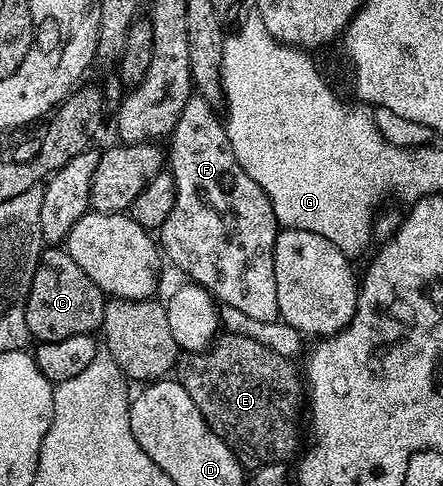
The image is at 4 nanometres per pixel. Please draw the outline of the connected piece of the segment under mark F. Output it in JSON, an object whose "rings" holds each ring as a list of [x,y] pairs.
{"rings":[[[193,95],[186,107],[182,107],[182,115],[178,115],[178,123],[172,128],[172,146],[166,149],[166,165],[176,184],[176,198],[166,223],[158,231],[158,241],[163,256],[176,257],[177,267],[188,269],[192,276],[189,278],[208,290],[220,305],[238,307],[242,315],[251,315],[253,319],[275,321],[280,313],[274,277],[274,245],[278,232],[274,207],[266,191],[262,191],[262,187],[242,171],[238,159],[234,159],[234,147],[230,147],[225,122],[215,111],[206,98]]]}

